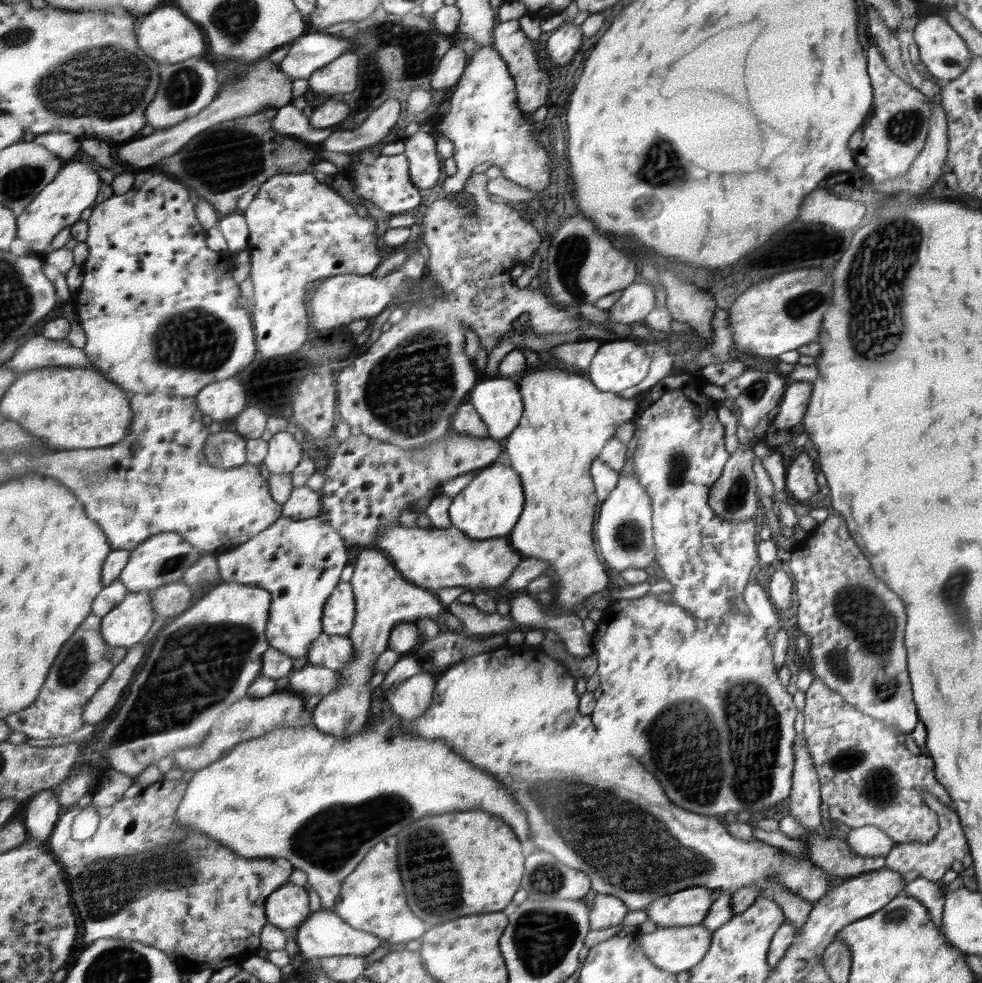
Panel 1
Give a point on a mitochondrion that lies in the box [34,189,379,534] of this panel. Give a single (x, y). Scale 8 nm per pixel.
(196, 340)

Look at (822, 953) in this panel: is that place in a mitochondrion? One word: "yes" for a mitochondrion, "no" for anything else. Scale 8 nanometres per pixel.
no

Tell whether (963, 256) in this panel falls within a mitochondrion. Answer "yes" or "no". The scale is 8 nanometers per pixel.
no

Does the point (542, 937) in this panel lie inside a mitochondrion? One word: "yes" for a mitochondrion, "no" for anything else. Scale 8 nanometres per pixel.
yes

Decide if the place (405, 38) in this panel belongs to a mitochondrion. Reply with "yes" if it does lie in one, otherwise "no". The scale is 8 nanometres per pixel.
yes

